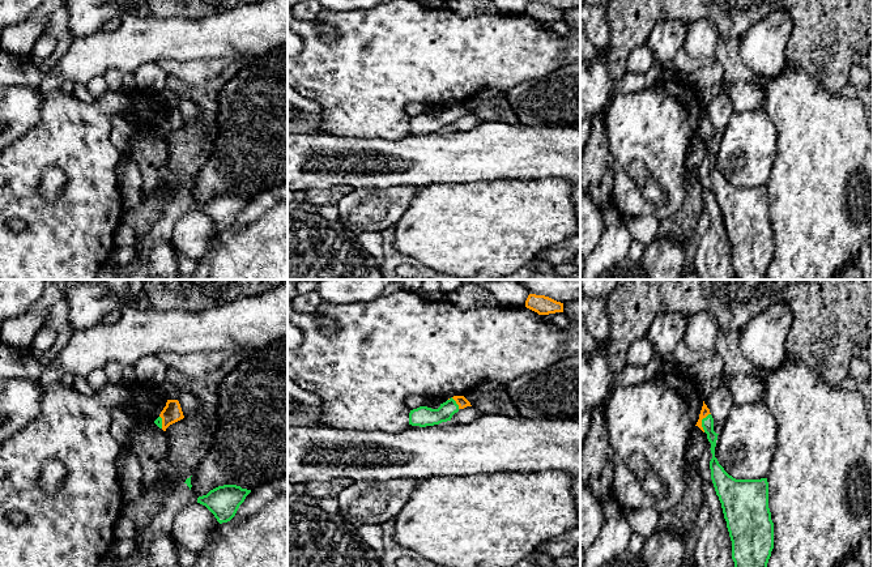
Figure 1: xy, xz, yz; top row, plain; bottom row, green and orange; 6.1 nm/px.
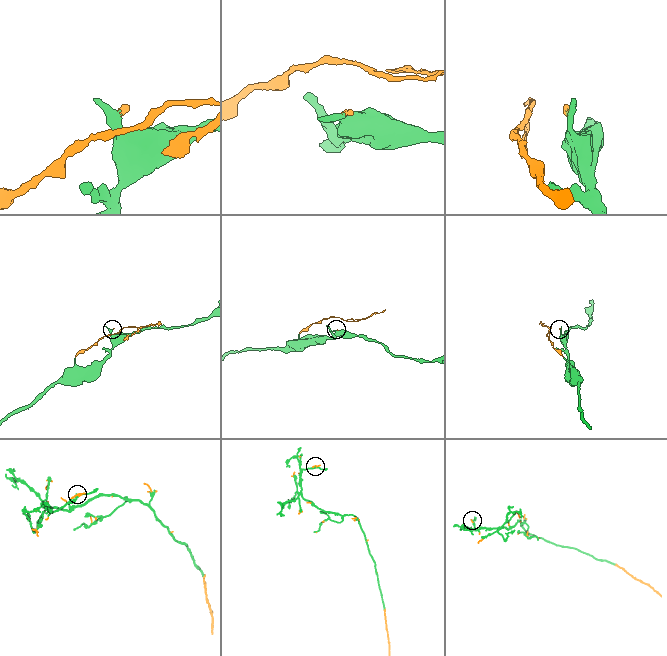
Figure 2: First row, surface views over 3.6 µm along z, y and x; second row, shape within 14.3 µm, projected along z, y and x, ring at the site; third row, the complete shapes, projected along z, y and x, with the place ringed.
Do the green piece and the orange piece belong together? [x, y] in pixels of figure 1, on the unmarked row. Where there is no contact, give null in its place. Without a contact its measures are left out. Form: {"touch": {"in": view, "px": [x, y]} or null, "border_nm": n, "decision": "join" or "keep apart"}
{"touch": {"in": "yz", "px": [702, 129]}, "border_nm": 130, "decision": "join"}

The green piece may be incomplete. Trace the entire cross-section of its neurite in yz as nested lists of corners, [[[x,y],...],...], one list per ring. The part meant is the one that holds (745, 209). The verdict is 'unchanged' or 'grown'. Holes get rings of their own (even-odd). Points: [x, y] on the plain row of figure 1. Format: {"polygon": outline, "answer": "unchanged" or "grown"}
{"polygon": [[[704,108],[695,133],[707,141],[711,150],[711,187],[732,248],[734,276],[738,280],[767,280],[774,256],[767,186],[736,187],[724,178],[715,165],[719,141],[714,138],[714,125]]], "answer": "grown"}

